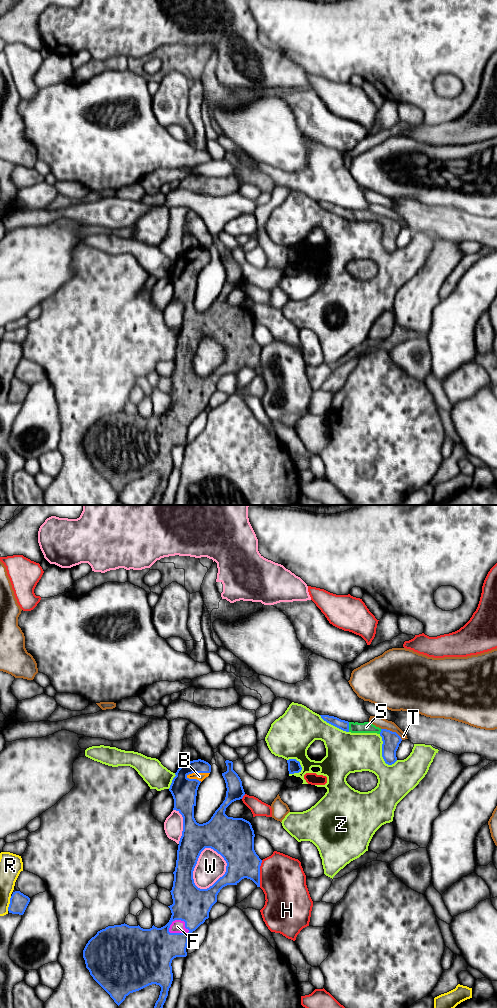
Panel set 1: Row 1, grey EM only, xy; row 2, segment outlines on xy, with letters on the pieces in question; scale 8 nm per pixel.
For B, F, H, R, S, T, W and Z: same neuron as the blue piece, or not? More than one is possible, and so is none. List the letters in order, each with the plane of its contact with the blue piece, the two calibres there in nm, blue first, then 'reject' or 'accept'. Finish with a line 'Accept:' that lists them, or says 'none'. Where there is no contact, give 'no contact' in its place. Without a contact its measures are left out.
B: meets blue in xy; 200 nm thick on the blue side, 60 nm on the other; accept
F: meets blue in xy; 360 nm thick on the blue side, 110 nm on the other; accept
H: meets blue in xy; 260 nm thick on the blue side, 360 nm on the other; reject
R: meets blue in xy; 140 nm thick on the blue side, 160 nm on the other; reject
S: meets blue in xy; 80 nm thick on the blue side, 90 nm on the other; accept
T: meets blue in xy; 140 nm thick on the blue side, 90 nm on the other; reject
W: meets blue in xy; 220 nm thick on the blue side, 220 nm on the other; reject
Z: meets blue in xy; 140 nm thick on the blue side, 320 nm on the other; reject
Accept: B, F, S

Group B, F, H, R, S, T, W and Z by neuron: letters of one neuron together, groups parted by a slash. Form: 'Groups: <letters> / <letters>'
Groups: B F S / H / R / T / W / Z

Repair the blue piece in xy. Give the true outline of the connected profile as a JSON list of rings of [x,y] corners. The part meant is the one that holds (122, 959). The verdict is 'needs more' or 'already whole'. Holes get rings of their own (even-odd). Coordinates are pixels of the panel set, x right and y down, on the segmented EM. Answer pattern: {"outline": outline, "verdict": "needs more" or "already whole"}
{"outline": [[[201,759],[184,763],[175,773],[169,791],[174,799],[173,810],[183,817],[183,831],[177,850],[177,860],[171,892],[173,904],[169,922],[157,928],[150,929],[127,924],[108,926],[97,932],[86,944],[83,958],[86,968],[93,979],[110,995],[119,1006],[133,992],[149,985],[161,987],[160,995],[154,1008],[163,1008],[173,981],[172,960],[176,957],[186,957],[188,939],[193,931],[209,918],[212,906],[217,902],[217,895],[227,885],[237,885],[242,879],[252,880],[260,887],[260,866],[262,860],[254,850],[254,830],[249,821],[243,818],[228,817],[226,808],[245,795],[242,781],[233,770],[233,762],[226,760],[227,771],[222,773],[226,783],[226,797],[211,819],[203,824],[196,822],[194,807],[196,806],[197,790],[200,783],[209,776],[211,765]],[[211,848],[220,854],[227,863],[225,874],[207,889],[198,888],[193,879],[193,871],[201,852]]], "verdict": "needs more"}

